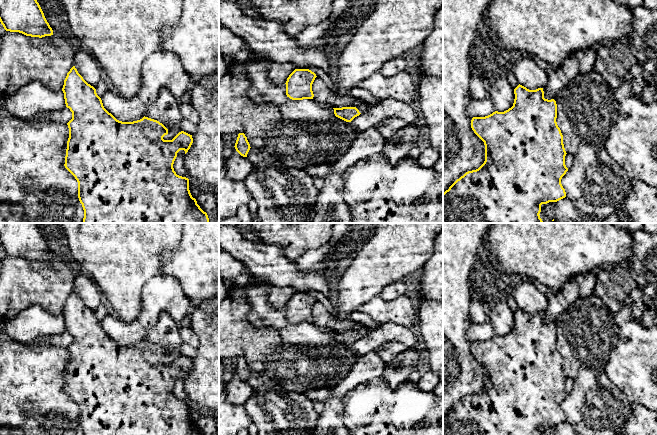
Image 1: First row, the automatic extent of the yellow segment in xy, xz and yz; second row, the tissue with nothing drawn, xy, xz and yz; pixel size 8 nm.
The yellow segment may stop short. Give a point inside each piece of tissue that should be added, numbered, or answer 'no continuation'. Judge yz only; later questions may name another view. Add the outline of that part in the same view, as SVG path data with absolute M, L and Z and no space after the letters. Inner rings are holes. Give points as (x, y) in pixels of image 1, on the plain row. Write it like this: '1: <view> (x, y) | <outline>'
no continuation

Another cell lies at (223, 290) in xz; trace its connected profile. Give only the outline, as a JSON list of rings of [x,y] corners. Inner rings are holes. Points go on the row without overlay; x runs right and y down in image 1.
[[[219,272],[219,306],[223,300],[228,296],[229,289],[226,287],[224,280],[222,279]]]

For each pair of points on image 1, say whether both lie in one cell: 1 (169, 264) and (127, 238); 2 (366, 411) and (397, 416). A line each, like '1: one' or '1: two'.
1: two
2: one

